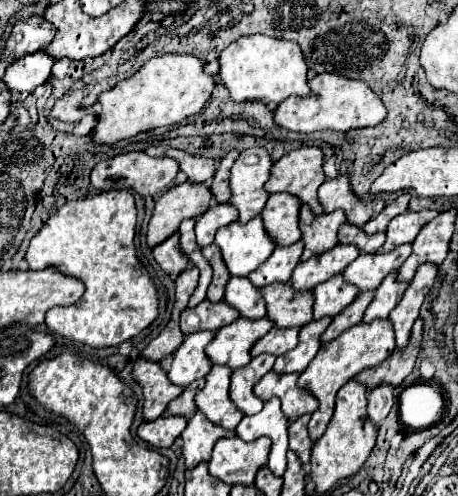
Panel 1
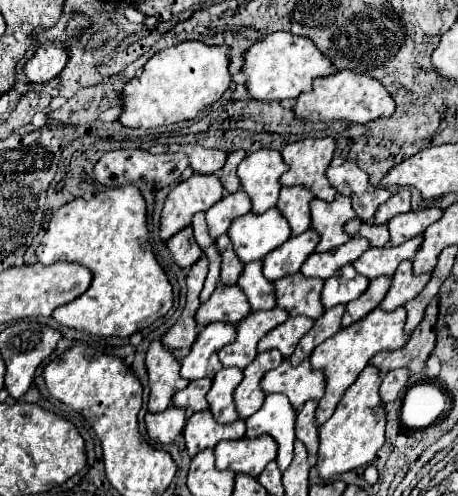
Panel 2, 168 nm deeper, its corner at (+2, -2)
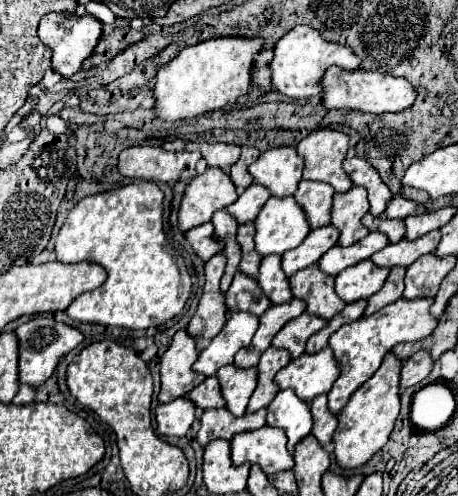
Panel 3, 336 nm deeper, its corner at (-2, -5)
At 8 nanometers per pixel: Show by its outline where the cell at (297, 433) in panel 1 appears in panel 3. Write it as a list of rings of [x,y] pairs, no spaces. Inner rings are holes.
[[[318,396],[312,400],[310,404],[310,410],[312,410],[312,420],[314,420],[314,426],[312,426],[312,436],[322,444],[330,444],[332,440],[332,434],[336,430],[336,416],[326,408],[326,396]]]

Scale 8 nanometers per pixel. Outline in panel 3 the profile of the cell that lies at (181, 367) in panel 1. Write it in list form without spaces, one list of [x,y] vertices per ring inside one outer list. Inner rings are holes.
[[[232,312],[226,320],[224,328],[218,332],[216,338],[204,348],[194,362],[194,372],[204,376],[214,376],[222,366],[232,364],[234,354],[248,346],[254,332],[258,330],[258,318],[248,312]]]

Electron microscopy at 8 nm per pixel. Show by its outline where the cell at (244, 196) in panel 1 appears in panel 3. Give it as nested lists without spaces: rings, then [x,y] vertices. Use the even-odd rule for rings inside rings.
[[[280,146],[260,154],[248,172],[254,176],[256,184],[262,184],[270,190],[270,196],[284,198],[296,192],[302,168],[304,162],[296,154],[296,148]]]

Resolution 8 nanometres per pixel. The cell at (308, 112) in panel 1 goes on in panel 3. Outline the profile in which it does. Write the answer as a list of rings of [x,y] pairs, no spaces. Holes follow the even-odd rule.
[[[332,66],[324,72],[320,88],[322,88],[322,104],[326,110],[360,110],[368,114],[384,114],[384,112],[400,112],[412,106],[416,100],[416,92],[408,80],[368,70],[340,70]]]

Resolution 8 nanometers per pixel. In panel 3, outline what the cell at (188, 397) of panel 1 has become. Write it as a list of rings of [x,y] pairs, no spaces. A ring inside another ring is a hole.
[[[210,376],[206,378],[202,384],[198,384],[190,394],[188,398],[202,410],[208,410],[208,408],[222,408],[224,406],[224,398],[220,394],[220,384],[218,384],[218,378],[216,376]]]

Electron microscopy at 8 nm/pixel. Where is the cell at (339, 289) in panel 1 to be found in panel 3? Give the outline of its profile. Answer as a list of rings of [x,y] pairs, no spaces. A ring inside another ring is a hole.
[[[362,260],[360,264],[346,268],[336,276],[336,294],[346,302],[368,300],[374,292],[378,292],[388,276],[386,268],[376,268],[370,260]]]

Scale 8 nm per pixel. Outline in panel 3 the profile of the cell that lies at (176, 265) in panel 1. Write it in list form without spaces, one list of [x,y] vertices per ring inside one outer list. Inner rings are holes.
[[[206,222],[202,226],[196,226],[192,230],[188,230],[186,234],[186,240],[190,242],[192,250],[196,252],[196,256],[206,262],[210,260],[214,254],[218,254],[222,250],[222,242],[214,236],[214,228],[212,228],[212,222]]]

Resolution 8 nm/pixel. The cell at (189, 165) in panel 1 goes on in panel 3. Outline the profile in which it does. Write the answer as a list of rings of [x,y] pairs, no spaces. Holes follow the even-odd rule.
[[[188,144],[188,150],[200,150],[210,168],[228,170],[240,156],[240,146],[234,144]]]

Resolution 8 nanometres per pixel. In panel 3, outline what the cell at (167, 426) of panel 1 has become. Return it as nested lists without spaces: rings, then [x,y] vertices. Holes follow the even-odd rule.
[[[176,398],[172,404],[160,404],[156,410],[156,432],[158,436],[184,436],[192,422],[196,406],[186,398]]]

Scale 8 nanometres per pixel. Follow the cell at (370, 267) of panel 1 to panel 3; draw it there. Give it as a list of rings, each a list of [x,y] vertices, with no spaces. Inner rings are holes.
[[[434,230],[430,234],[420,236],[418,240],[400,240],[398,244],[388,244],[376,256],[370,256],[370,260],[380,266],[380,268],[394,268],[394,266],[404,266],[416,262],[420,256],[430,254],[436,250],[440,242],[440,232]]]

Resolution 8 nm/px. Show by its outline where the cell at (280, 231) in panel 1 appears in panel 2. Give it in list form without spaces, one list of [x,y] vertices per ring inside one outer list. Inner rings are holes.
[[[302,185],[282,187],[278,207],[288,219],[292,227],[292,235],[300,235],[310,229],[310,201],[312,199],[314,199],[312,191]]]

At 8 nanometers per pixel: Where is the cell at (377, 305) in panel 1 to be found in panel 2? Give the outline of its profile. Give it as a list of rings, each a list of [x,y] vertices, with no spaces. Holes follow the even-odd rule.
[[[402,261],[394,273],[394,283],[386,295],[386,299],[380,303],[382,309],[396,309],[408,301],[412,301],[414,297],[418,297],[420,289],[424,289],[424,285],[430,281],[432,273],[422,273],[422,275],[414,275],[412,273],[412,261]]]

